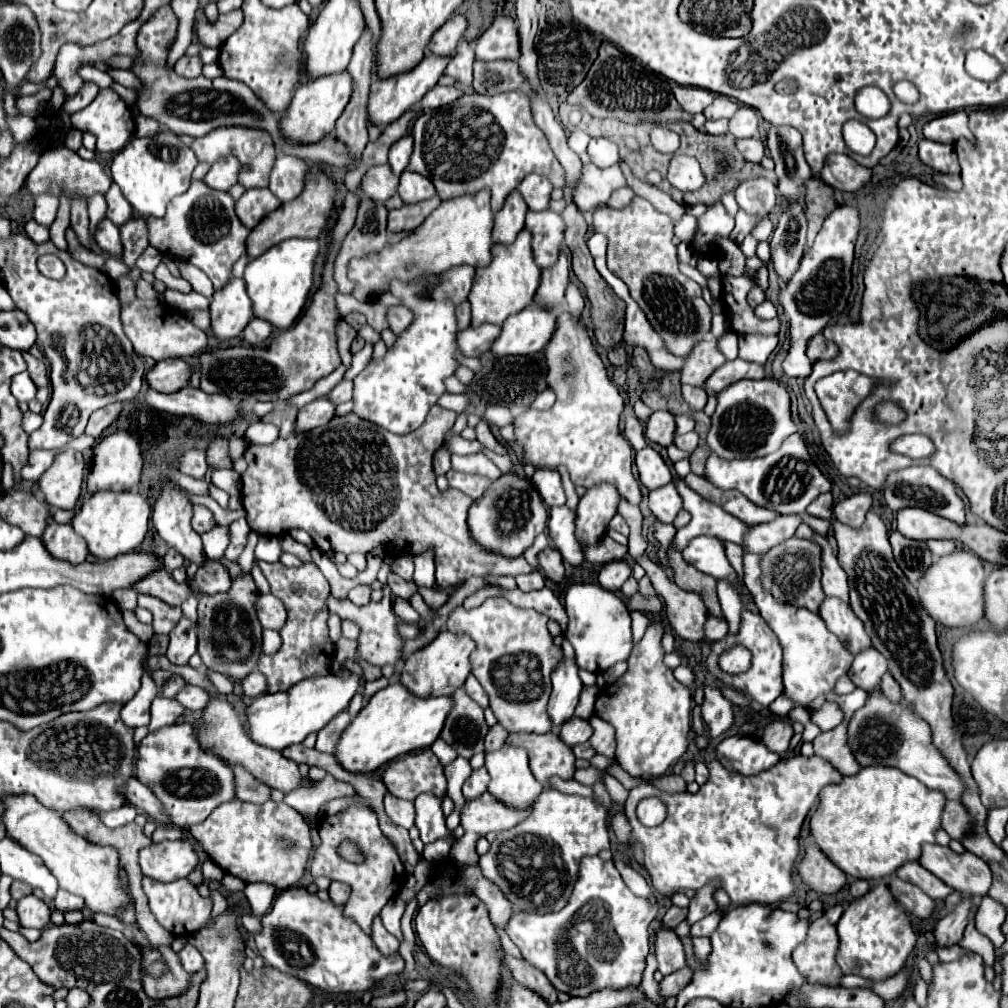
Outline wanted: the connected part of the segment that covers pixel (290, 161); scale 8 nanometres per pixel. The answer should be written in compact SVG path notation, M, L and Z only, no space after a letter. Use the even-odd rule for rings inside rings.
M278 154L276 162L270 170L270 186L268 188L282 202L290 202L302 192L306 170L308 170L308 166L304 160L286 156L286 154Z

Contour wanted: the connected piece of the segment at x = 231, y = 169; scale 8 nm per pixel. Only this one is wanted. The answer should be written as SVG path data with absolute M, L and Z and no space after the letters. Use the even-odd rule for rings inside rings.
M236 158L220 160L220 162L212 164L212 168L208 170L208 174L204 176L204 182L206 182L206 186L210 186L214 190L228 192L228 188L236 184L238 168L240 168L240 164L238 164Z

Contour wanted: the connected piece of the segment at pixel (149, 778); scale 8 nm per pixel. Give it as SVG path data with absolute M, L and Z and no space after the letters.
M184 724L164 726L150 732L136 746L136 778L148 786L154 796L162 802L168 822L182 826L184 830L208 818L208 814L222 802L234 798L234 774L232 770L214 754L204 752L204 748L194 738L194 728Z

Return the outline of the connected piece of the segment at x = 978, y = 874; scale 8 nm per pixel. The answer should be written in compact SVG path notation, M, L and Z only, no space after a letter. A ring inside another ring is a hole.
M928 844L924 846L918 862L928 872L934 872L936 878L940 878L944 884L952 886L958 892L988 894L992 886L988 864L970 852L956 854L950 848Z

